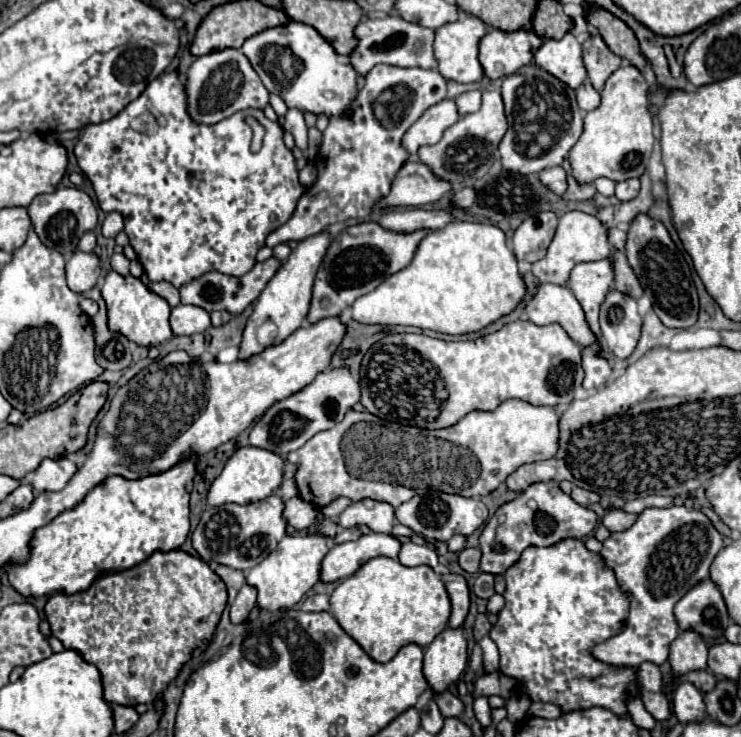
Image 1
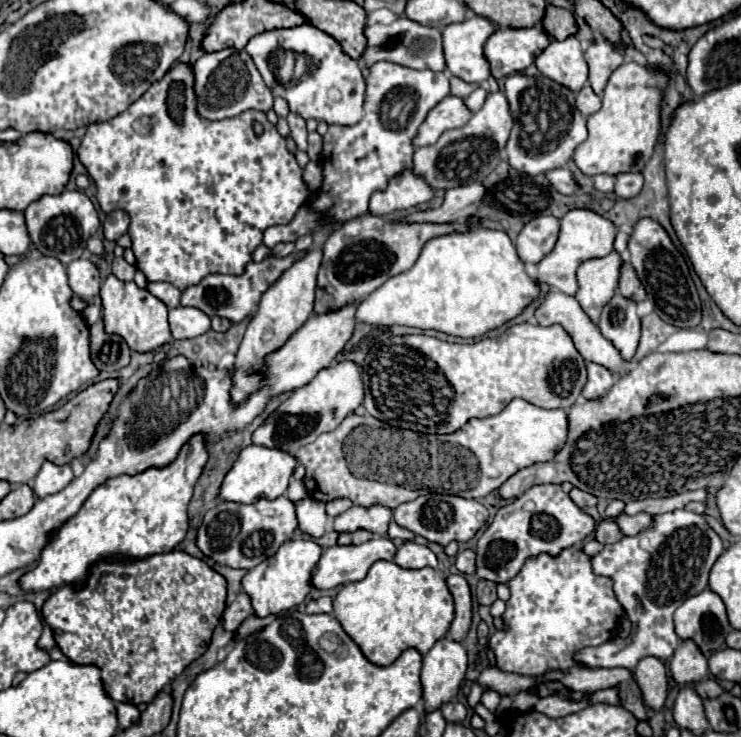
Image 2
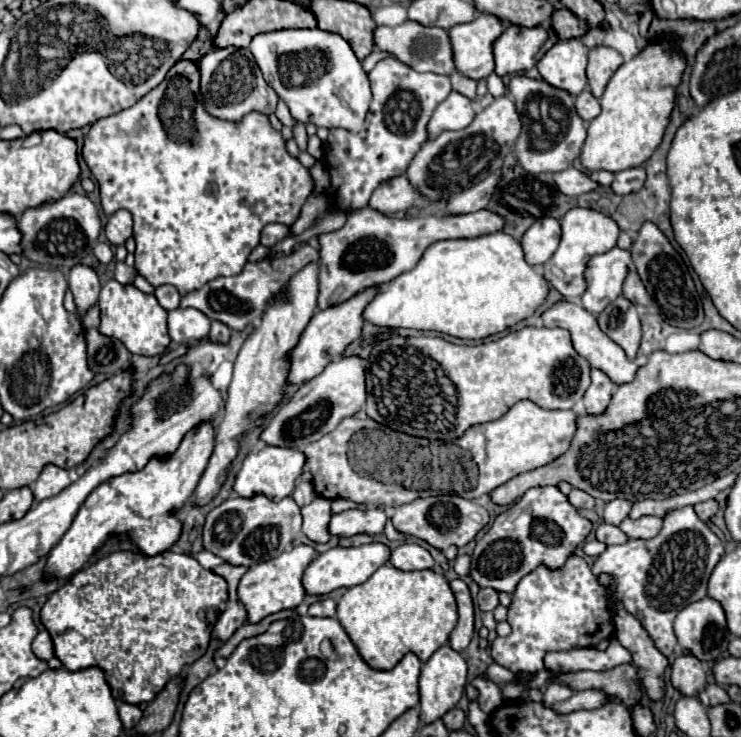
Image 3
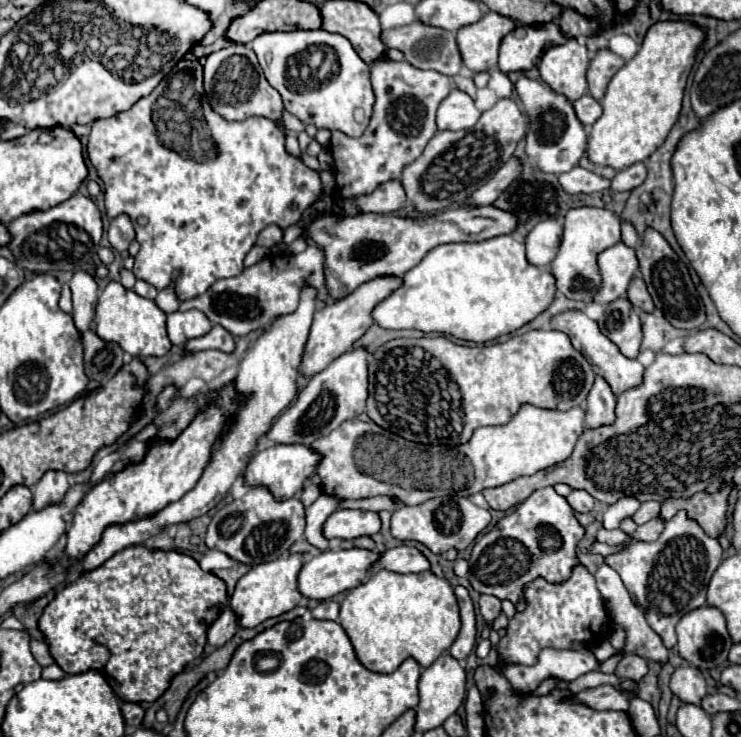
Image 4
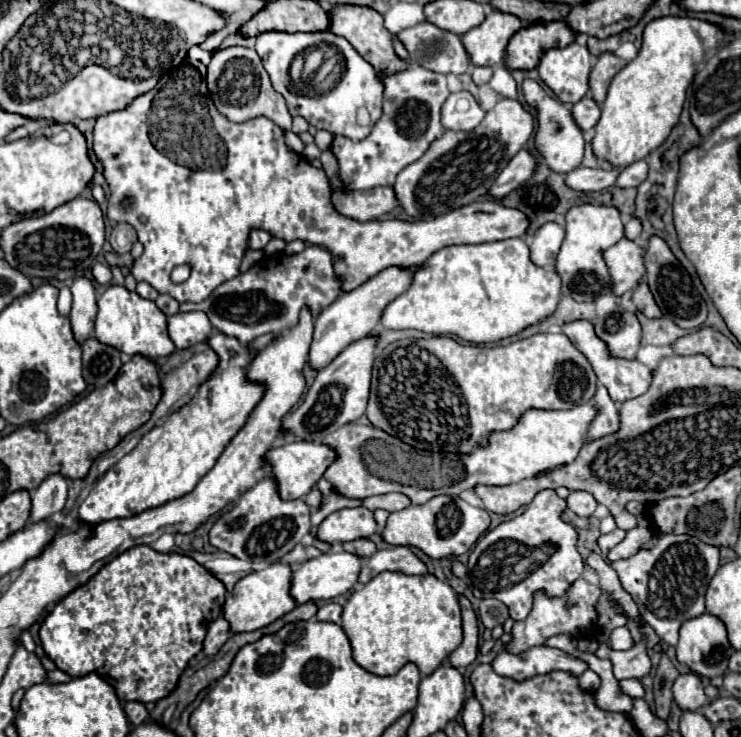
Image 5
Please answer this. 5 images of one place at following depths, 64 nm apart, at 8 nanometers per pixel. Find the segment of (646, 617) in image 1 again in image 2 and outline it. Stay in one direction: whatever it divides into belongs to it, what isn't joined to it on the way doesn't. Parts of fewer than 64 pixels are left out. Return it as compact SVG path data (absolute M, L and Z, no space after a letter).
M674 510L652 516L652 520L648 530L606 544L604 550L592 558L594 572L614 580L616 598L624 606L632 630L626 638L614 638L602 646L578 652L576 660L584 662L588 668L634 670L642 656L658 656L658 660L668 662L680 642L672 620L676 608L686 598L706 588L710 568L724 552L720 536L708 526L706 518L696 512Z

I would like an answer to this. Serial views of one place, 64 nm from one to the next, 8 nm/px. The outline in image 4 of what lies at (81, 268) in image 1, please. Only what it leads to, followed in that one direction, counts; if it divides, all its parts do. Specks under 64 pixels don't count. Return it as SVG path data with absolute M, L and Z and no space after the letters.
M78 270L70 278L70 290L72 290L72 302L74 302L74 312L72 312L74 324L80 332L86 332L96 314L98 284L94 276L90 276L84 270Z

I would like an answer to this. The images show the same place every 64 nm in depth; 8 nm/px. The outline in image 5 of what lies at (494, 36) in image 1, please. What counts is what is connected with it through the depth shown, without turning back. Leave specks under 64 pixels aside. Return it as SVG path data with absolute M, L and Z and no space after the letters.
M566 22L530 24L520 28L506 46L504 66L508 70L532 70L538 66L542 54L550 48L564 48L576 40L576 34Z

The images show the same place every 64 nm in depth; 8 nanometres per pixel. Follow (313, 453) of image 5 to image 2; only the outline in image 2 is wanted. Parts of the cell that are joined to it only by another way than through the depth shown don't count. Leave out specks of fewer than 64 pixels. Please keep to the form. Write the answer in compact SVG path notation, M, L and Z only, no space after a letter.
M248 446L244 448L228 474L224 476L224 482L220 486L218 500L220 502L238 502L238 504L252 504L258 498L278 498L288 488L288 480L292 476L292 470L296 466L294 456L288 452L276 450L276 448L264 448L264 446Z

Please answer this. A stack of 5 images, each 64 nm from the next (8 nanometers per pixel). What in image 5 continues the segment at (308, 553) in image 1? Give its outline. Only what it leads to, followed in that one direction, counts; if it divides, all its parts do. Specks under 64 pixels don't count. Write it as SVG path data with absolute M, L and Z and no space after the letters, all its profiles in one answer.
M274 562L274 564L268 564L264 570L250 572L242 580L238 580L232 594L228 594L226 602L224 602L224 616L230 622L230 628L234 634L236 632L252 632L256 628L268 626L270 622L274 622L280 616L294 610L296 600L290 594L292 572L294 570L290 564Z

